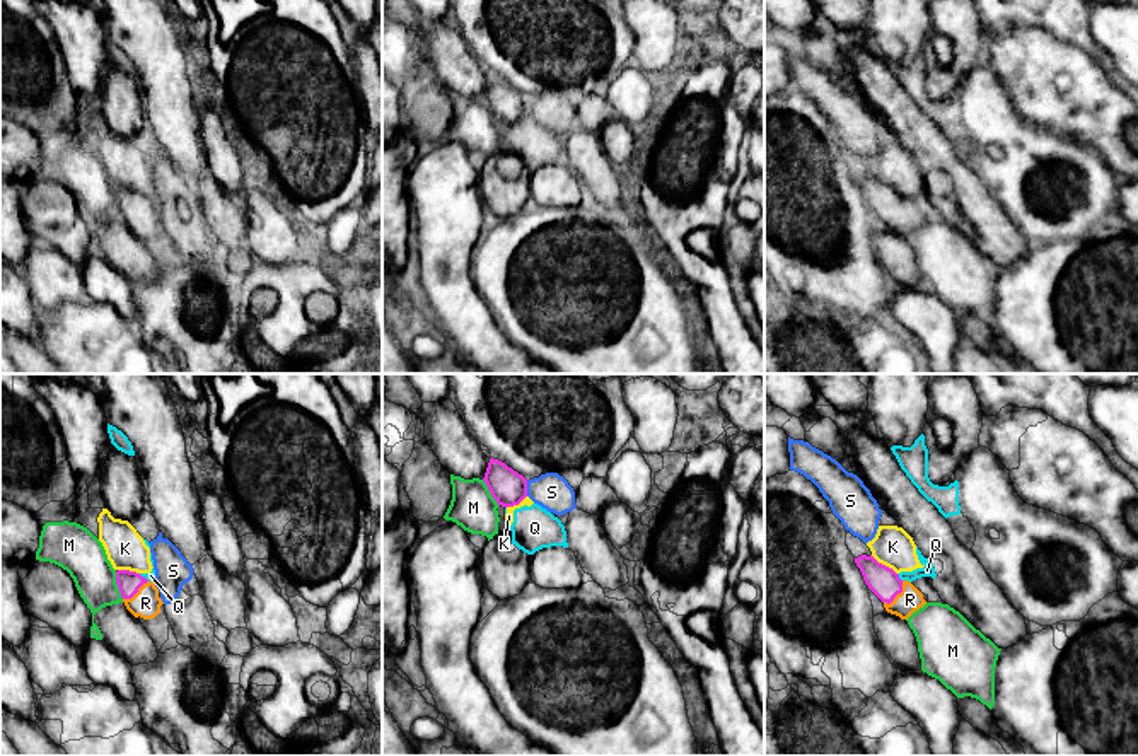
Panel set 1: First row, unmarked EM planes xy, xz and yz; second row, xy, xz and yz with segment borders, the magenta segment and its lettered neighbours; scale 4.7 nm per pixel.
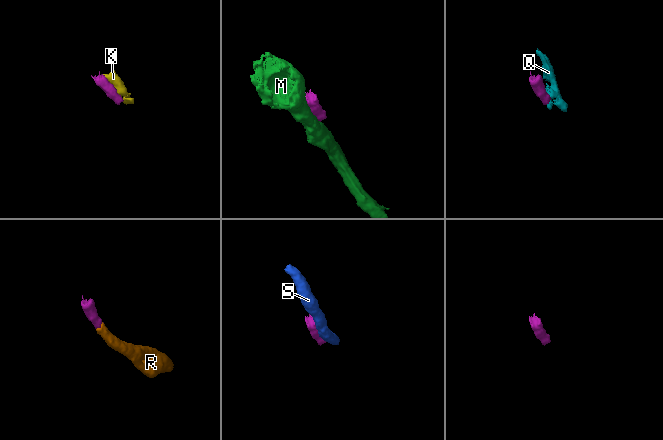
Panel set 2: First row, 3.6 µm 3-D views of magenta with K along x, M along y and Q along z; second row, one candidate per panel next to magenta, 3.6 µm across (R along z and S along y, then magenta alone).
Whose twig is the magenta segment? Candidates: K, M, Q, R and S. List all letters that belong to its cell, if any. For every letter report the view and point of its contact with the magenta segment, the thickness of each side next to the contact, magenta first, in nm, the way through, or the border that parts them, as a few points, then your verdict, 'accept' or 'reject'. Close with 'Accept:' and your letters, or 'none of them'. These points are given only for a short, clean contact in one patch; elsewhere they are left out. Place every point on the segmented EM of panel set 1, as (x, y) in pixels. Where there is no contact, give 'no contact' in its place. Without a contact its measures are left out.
K: yz (884, 565) | 150/190 nm | along yz (870, 555), (896, 574) | reject
M: xy (118, 586) | 110/220 nm | reject
Q: yz (898, 577) | 150/60 nm | along yz (896, 574), (901, 581) | reject
R: yz (898, 593) | 150/110 nm | across yz (884, 582), (898, 593), (910, 599) | accept
S: xz (526, 488) | 170/170 nm | reject
Accept: R

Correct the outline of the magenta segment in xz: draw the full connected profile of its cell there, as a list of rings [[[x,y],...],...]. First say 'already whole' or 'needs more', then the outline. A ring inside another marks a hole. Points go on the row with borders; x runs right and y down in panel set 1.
already whole; [[[490,459],[483,481],[505,509],[519,505],[527,497],[527,480],[498,459]]]

